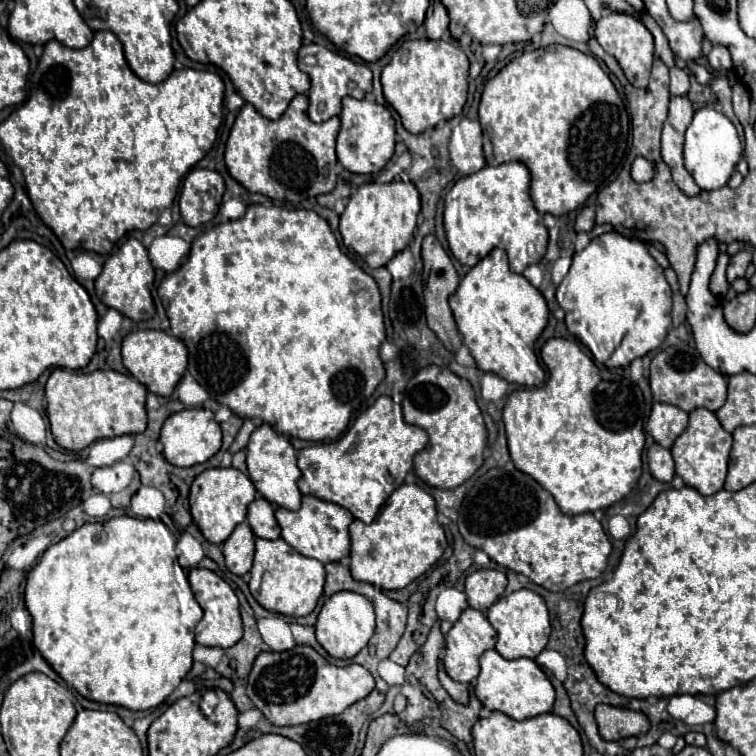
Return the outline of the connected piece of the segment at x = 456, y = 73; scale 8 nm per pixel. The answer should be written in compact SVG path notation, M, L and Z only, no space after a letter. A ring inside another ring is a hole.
M429 38L403 42L381 72L383 94L411 134L421 134L435 128L441 120L461 114L467 100L467 78L469 60L465 52L449 42Z

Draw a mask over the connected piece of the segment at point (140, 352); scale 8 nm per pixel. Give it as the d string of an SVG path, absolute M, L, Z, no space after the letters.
M135 330L123 340L123 366L147 386L149 392L169 398L187 370L187 348L175 336L163 330Z

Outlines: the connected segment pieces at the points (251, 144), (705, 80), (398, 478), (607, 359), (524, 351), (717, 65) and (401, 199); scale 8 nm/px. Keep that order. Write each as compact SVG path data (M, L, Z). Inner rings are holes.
M299 94L293 98L287 112L279 120L263 118L251 104L245 104L241 108L225 146L225 164L229 174L249 192L259 192L273 200L287 200L287 192L291 190L297 190L295 194L299 194L301 198L313 198L313 196L331 192L335 188L335 182L337 182L335 138L339 132L339 118L333 116L327 122L315 124L307 118L307 106L309 106L309 98L305 94Z
M689 62L689 70L691 70L691 74L695 76L695 80L699 84L709 84L709 80L713 78L713 74L709 74L707 68L701 66L701 64L697 64L697 62Z
M379 396L371 408L367 408L363 414L357 416L353 426L335 442L331 444L315 444L307 446L299 452L299 468L303 476L299 478L299 490L301 494L311 494L321 500L339 504L347 508L357 520L371 524L385 500L397 490L403 482L407 472L413 468L413 458L419 450L425 448L429 436L423 428L407 424L403 420L402 407L395 403L389 396Z
M607 232L593 238L585 250L573 256L567 276L557 287L557 302L565 310L565 324L569 332L591 350L599 364L608 368L629 366L635 358L659 348L672 328L672 290L663 276L663 268L649 256L643 242L625 238L619 232Z
M501 248L491 250L461 280L457 292L449 298L457 328L479 370L493 372L507 382L521 386L541 386L545 370L535 356L535 340L547 326L549 308L543 294L521 274L509 270L507 254Z
M713 46L713 50L709 52L709 64L715 70L729 70L731 68L731 56L729 50L725 46Z
M395 180L389 184L363 184L349 198L345 212L341 214L339 232L343 236L343 244L345 248L355 250L367 262L369 268L381 268L409 244L417 226L419 210L419 192L411 182Z

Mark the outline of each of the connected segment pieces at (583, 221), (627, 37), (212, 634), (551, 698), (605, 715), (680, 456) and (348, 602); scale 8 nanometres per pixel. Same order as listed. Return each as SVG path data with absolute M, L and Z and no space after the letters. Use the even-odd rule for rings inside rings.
M585 206L575 222L575 232L589 232L595 226L595 208L593 206Z
M607 14L597 22L595 38L601 44L601 48L619 62L627 80L633 86L639 86L639 88L647 86L651 64L653 64L653 36L637 18L627 16L627 14Z
M195 568L189 572L189 584L193 588L193 594L203 608L203 618L195 628L195 640L203 646L219 646L219 648L229 648L239 642L243 636L243 626L241 626L241 614L239 614L239 600L231 586L219 578L215 572L207 568Z
M487 650L481 654L481 674L475 684L475 694L485 708L505 712L515 720L527 720L551 712L555 702L555 688L535 660L507 660L497 650Z
M599 704L595 708L595 720L599 724L599 734L605 740L623 740L629 736L645 734L651 726L643 712L615 708L609 704Z
M695 408L693 412L689 412L687 430L675 440L675 444L671 448L677 476L681 476L687 486L699 490L703 496L711 496L711 494L719 492L725 484L731 444L733 444L733 438L721 426L717 416L705 408Z
M335 592L321 608L317 624L317 640L333 658L353 658L361 648L367 646L375 632L375 610L367 598L355 592Z

